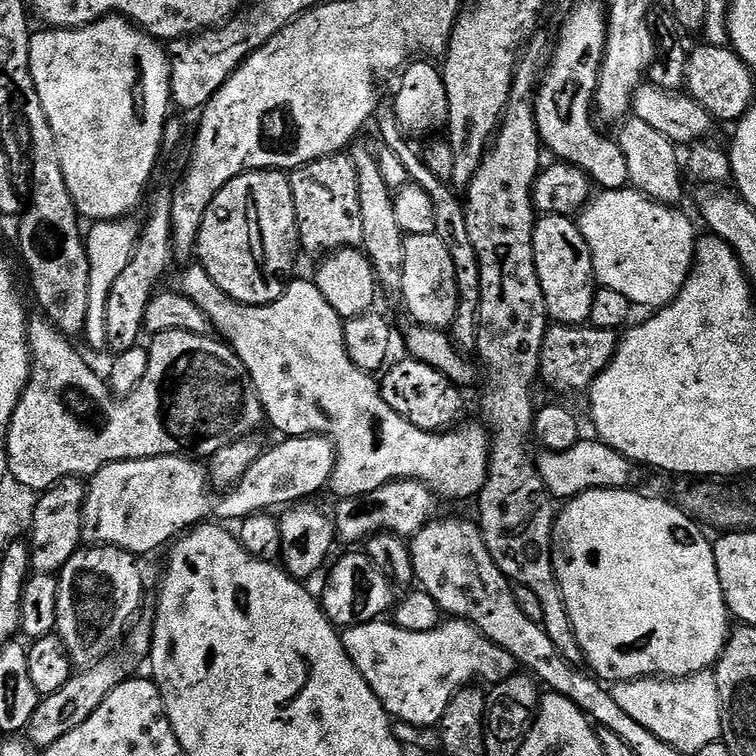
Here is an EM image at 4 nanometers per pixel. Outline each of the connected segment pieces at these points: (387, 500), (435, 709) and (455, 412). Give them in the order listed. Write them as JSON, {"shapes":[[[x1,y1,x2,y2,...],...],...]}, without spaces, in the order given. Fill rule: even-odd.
{"shapes":[[[394,480,386,486,378,486,368,496,352,496,349,500,340,500,334,511,334,532,348,543,356,546,367,541,368,537,383,530,401,538,411,538,422,526,437,515,436,503,438,497,425,484,416,480]],[[448,618,427,632,402,630,394,622,384,623,383,619,378,619,369,624,355,624,353,628,343,629,342,639,344,652,350,654,350,662,358,666,358,674,366,678,370,690,374,690,378,702,382,702,389,717,395,718,399,723,431,729,439,725,442,714,446,714,446,706,450,706,461,688,480,682,476,680,485,680,485,685,491,686,510,678,517,671,516,659,494,642,487,640,480,629,469,620]],[[403,359,397,364,389,363,379,377,380,394,386,406,390,406,394,414,406,418,406,422,418,426,418,430,443,432,451,429,464,412,464,396,460,393,463,391,450,378,434,370,434,366,426,366,421,360]]]}

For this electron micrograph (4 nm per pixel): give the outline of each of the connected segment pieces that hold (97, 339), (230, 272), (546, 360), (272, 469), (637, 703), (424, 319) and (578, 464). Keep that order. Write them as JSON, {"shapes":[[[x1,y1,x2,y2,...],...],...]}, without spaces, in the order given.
{"shapes":[[[121,218,119,220,102,220,91,225,86,232,86,247,88,250,88,265,90,266,90,294,88,309,84,323,83,339,88,339,92,348,108,348,106,338,106,298,110,298,110,286,118,282,118,274,126,270,130,258,134,254,134,246,140,237,141,221,136,218]],[[275,170,243,172,238,178,226,182,210,202,196,239,195,255,206,274,214,278,218,290,225,292,231,300,243,304,272,304,282,295,286,285,272,280,272,288,268,288,268,284,264,284,264,272,260,272,260,264,256,264,260,256,252,256,256,248,252,248,248,240,260,240,260,236,256,236,256,220,260,220,256,208,260,208,260,204,256,204,252,196,276,196,276,240,299,241,288,176]],[[553,323,542,342,539,379,556,392,580,392,591,389,592,383,612,361,614,333,591,326]],[[293,436,279,441,272,449,261,451,260,457,246,470,244,476,223,494,209,492,210,473,203,463,183,456,158,456,119,460,97,470,95,476,87,481,88,493,84,499,82,514,83,543,88,546,107,546,131,552,143,558,147,552,156,552,160,547,171,545,181,534,193,526,215,518,220,522,243,522,247,516,255,516,265,510,280,510,297,502,307,501,314,492,327,485,336,465,336,450,327,436]],[[715,671,696,672,692,676,679,678,641,678,627,682,616,682,610,688,614,702,646,726,654,738,662,738,681,754,695,754,702,746,721,739,722,714,718,698,718,682]],[[409,236,404,241,404,265,402,266,402,286,404,304,411,318,427,328,451,329,455,312,458,310,459,292,454,262,446,254,446,246,436,236]],[[581,438,577,444,570,446,570,450,561,452,541,451,535,466,540,471,540,477,548,492,560,502,567,502,572,497,598,490,599,488,627,488,635,489,636,484,643,478,645,469,636,461,626,458,618,450,614,450,609,444,605,444,599,438]]]}

